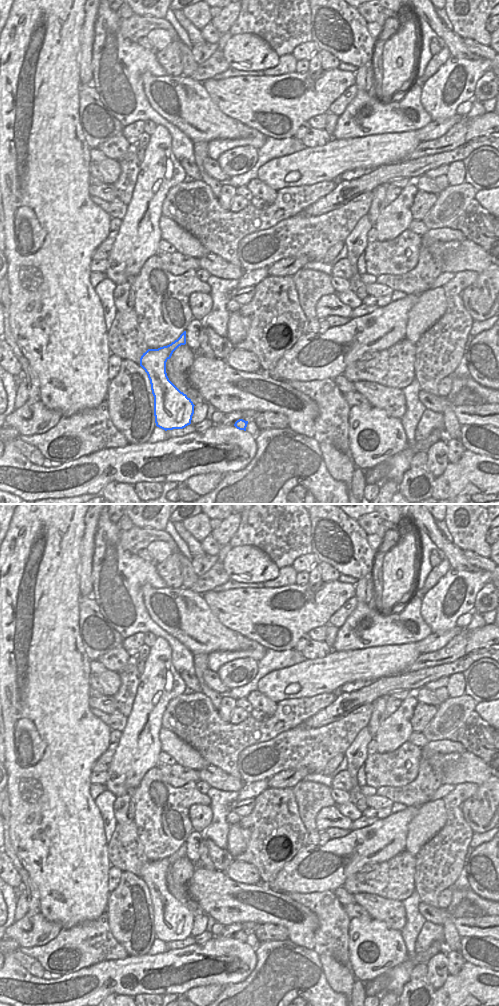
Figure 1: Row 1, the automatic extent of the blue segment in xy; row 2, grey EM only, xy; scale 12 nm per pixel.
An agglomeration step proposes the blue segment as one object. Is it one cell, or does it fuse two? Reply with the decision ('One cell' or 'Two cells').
One cell

